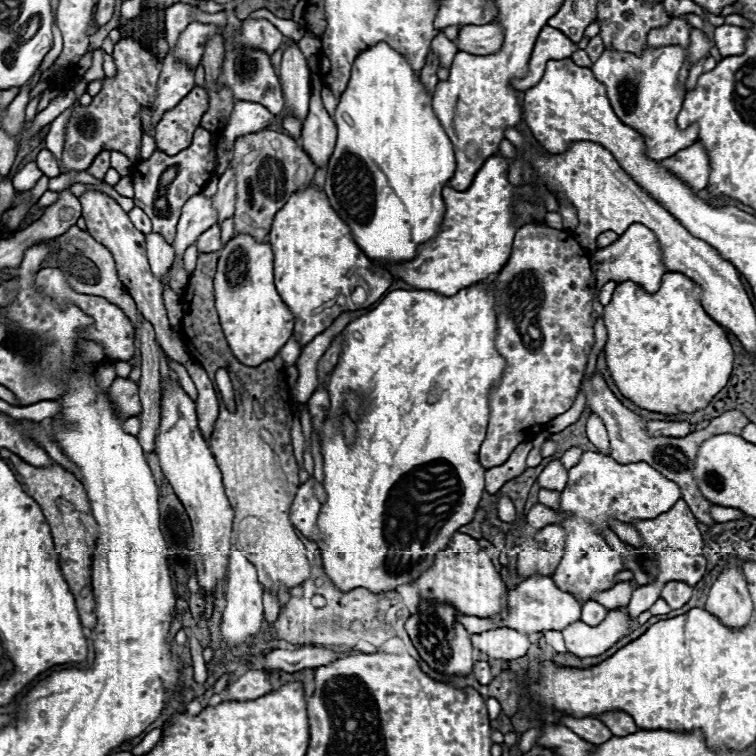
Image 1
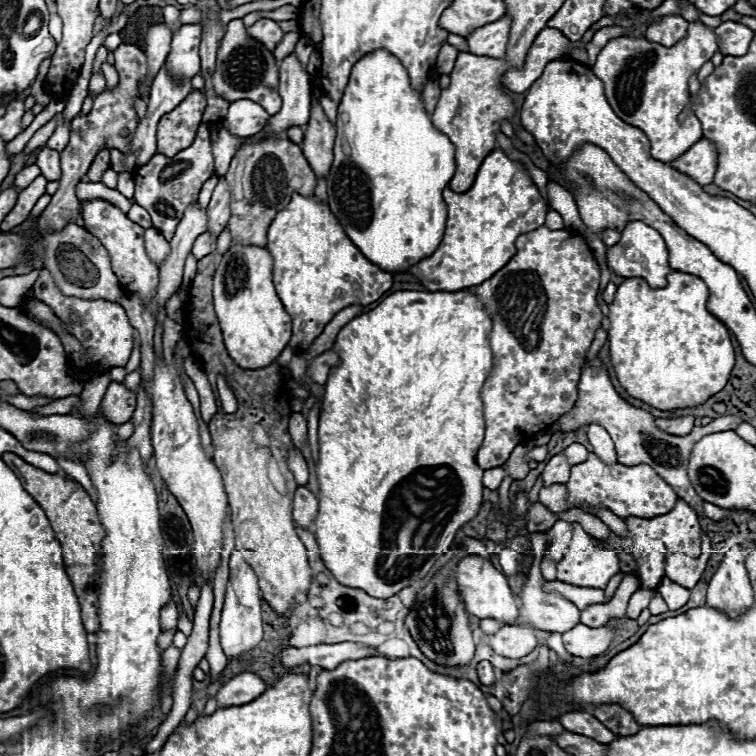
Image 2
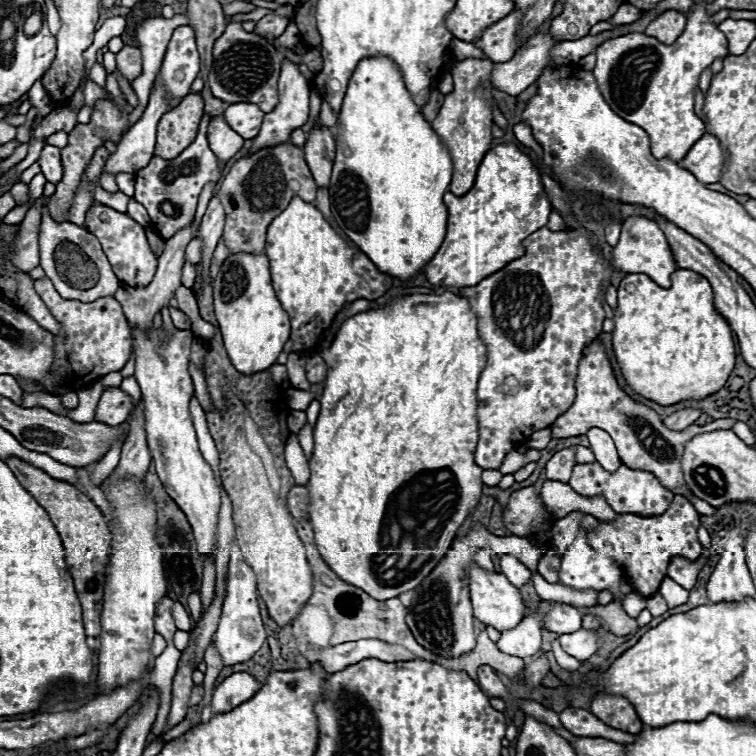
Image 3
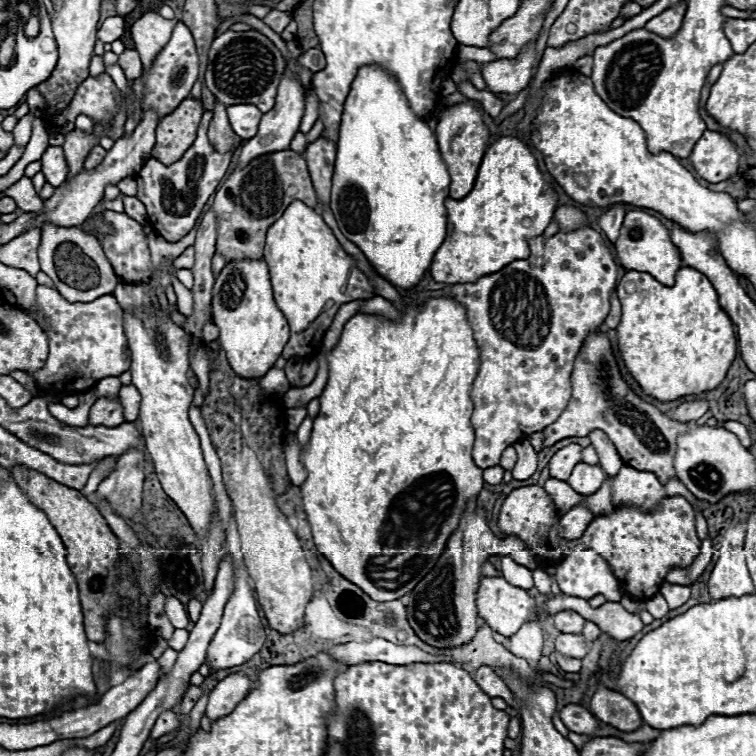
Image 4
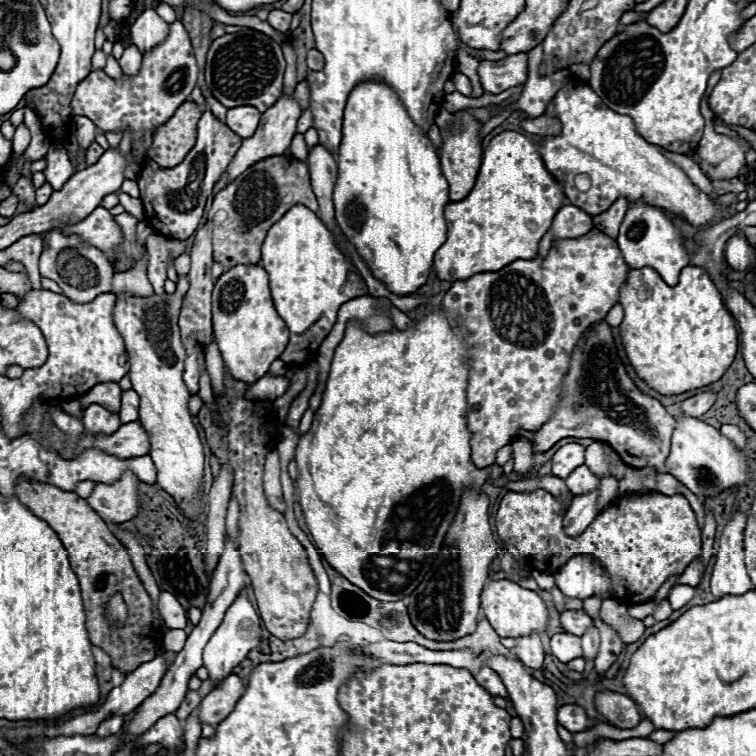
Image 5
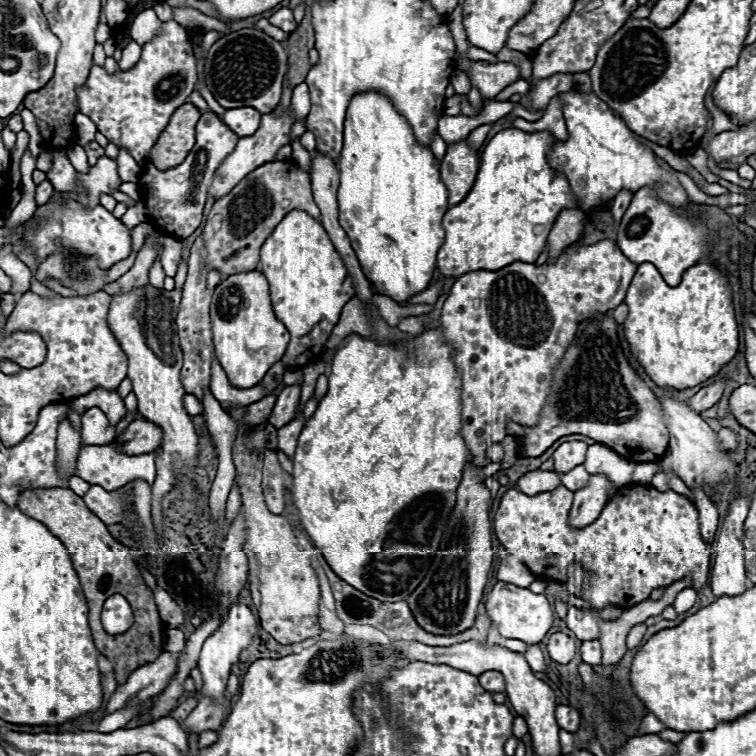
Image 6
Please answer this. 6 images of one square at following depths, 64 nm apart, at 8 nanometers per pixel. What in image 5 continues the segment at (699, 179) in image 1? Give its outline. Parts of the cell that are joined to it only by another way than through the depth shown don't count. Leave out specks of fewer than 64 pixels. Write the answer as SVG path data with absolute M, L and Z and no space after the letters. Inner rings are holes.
M705 96L702 98L700 109L705 120L704 136L698 144L702 170L712 180L736 178L738 170L746 164L746 150L750 148L750 142L714 131L715 115L710 110Z

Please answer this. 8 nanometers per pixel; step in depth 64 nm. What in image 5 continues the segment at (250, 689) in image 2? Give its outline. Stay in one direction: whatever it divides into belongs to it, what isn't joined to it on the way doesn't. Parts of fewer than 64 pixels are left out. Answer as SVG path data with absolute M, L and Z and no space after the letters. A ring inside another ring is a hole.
M230 674L220 684L220 688L212 690L206 698L202 698L198 712L200 724L218 726L234 710L234 704L242 694L244 694L244 682L236 674Z

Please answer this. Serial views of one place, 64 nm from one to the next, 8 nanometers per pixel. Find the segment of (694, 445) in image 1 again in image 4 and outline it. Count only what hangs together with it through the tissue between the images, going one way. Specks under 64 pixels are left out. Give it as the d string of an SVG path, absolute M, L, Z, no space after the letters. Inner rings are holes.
M600 326L582 342L582 348L574 360L570 384L572 384L572 396L568 406L556 418L556 422L552 422L548 428L542 430L544 448L570 436L584 438L592 430L602 430L616 446L624 464L638 470L654 472L662 484L668 478L676 478L672 468L676 452L676 436L680 432L686 432L688 428L686 424L676 422L664 412L660 412L654 404L644 402L640 396L636 396L636 392L628 386L628 382L620 374L618 362L612 354L610 340L606 336L606 326Z

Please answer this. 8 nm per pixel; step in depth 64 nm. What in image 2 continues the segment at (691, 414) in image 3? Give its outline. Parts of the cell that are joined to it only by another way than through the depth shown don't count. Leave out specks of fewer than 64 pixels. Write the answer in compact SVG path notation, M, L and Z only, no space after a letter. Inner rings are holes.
M682 416L682 418L658 418L658 428L664 428L664 432L672 432L676 436L684 436L694 426L694 416Z

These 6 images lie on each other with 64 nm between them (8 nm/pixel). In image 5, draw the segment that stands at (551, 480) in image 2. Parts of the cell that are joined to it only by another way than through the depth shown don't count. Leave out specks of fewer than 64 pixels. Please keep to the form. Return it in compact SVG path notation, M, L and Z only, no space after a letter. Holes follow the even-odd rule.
M576 442L562 446L552 456L552 474L558 478L566 478L568 472L572 472L572 468L578 468L580 464L584 464L584 450L586 446Z

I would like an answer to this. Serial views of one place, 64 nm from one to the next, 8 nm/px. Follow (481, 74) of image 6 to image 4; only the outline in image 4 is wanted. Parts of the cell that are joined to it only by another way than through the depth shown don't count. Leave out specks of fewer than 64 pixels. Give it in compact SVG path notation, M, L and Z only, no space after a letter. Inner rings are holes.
M534 44L524 46L516 58L502 58L502 60L488 62L482 66L486 88L494 94L500 94L500 92L516 94L524 90L530 78L536 74L534 64L536 64Z

